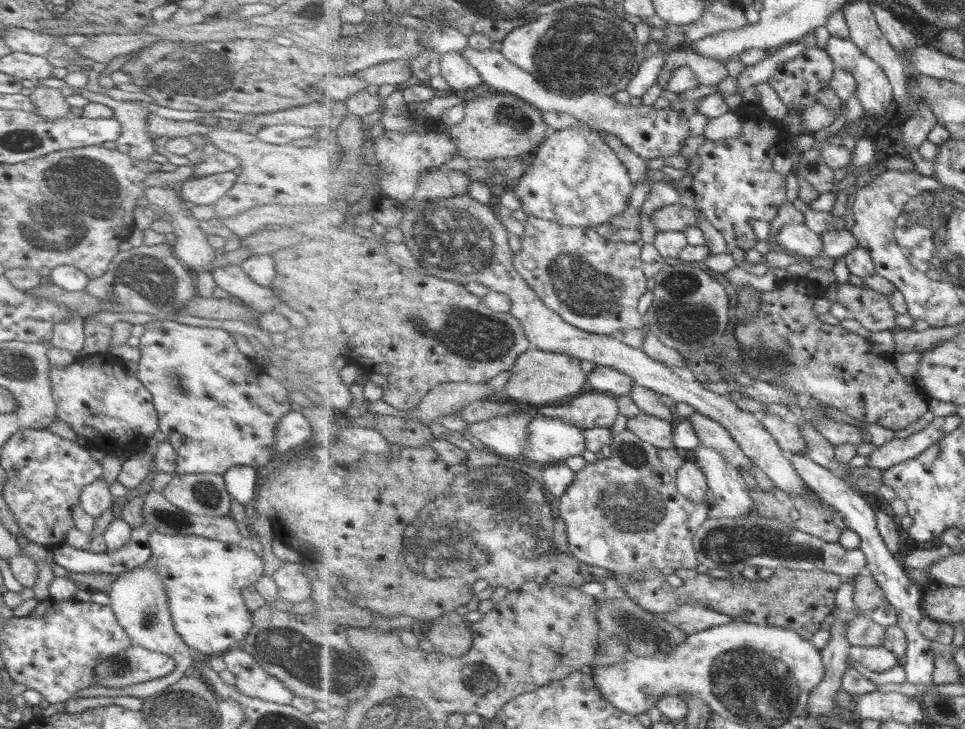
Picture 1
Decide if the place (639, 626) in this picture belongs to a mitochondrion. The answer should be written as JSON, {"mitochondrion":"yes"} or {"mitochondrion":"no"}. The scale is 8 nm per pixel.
{"mitochondrion":"yes"}

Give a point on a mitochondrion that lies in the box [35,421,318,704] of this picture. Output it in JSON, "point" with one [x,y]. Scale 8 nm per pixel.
{"point":[119,668]}

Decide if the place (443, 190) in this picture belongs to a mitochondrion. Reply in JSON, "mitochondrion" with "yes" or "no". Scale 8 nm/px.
{"mitochondrion":"yes"}

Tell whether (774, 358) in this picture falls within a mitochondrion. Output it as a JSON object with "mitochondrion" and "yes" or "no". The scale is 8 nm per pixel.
{"mitochondrion":"yes"}

